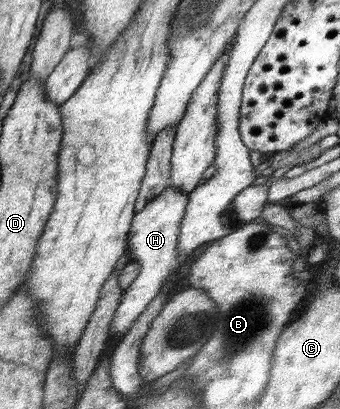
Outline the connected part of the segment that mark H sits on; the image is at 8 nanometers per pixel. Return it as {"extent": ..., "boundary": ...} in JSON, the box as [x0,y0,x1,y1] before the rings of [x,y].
{"extent":[108,187,189,349],"boundary":[[[168,187],[162,194],[147,203],[142,211],[136,212],[133,218],[133,229],[129,237],[130,252],[128,257],[134,263],[140,264],[138,277],[124,289],[120,303],[116,308],[111,326],[111,337],[108,341],[108,349],[112,347],[128,333],[133,323],[141,317],[149,303],[160,293],[163,283],[169,275],[179,268],[177,243],[181,235],[181,223],[185,217],[185,210],[189,203],[189,193],[178,191],[174,187]]]}

